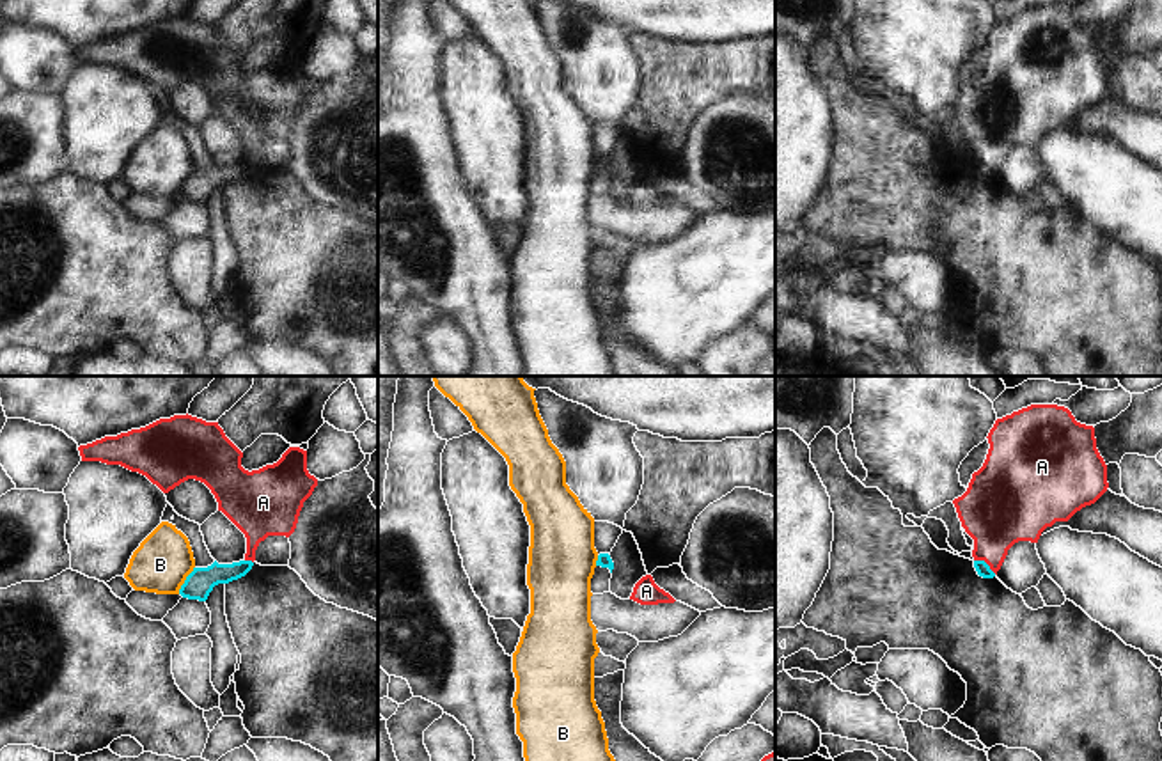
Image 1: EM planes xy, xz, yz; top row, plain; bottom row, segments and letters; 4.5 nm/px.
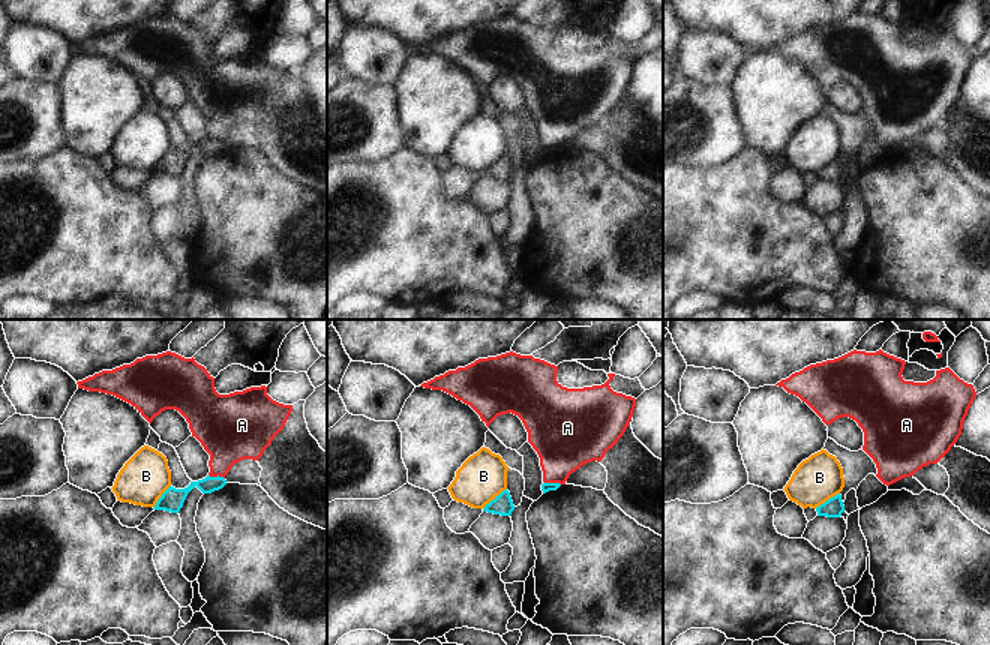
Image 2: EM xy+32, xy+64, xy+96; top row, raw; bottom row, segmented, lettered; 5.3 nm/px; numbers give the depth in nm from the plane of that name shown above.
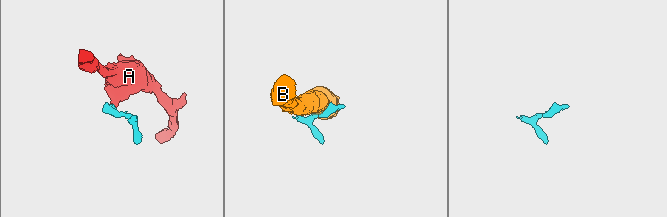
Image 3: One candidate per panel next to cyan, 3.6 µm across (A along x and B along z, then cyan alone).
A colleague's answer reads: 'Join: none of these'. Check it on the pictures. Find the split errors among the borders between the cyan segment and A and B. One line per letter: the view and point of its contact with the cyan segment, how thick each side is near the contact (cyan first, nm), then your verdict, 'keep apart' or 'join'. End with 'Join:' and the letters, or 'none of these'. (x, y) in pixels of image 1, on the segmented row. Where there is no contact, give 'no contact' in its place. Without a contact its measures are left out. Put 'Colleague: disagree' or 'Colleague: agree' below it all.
A: contact yz (985, 563); calibres 70 and 340 nm; keep apart
B: contact xy (185, 580); calibres 130 and 260 nm; keep apart
Join: none of these
Colleague: agree

